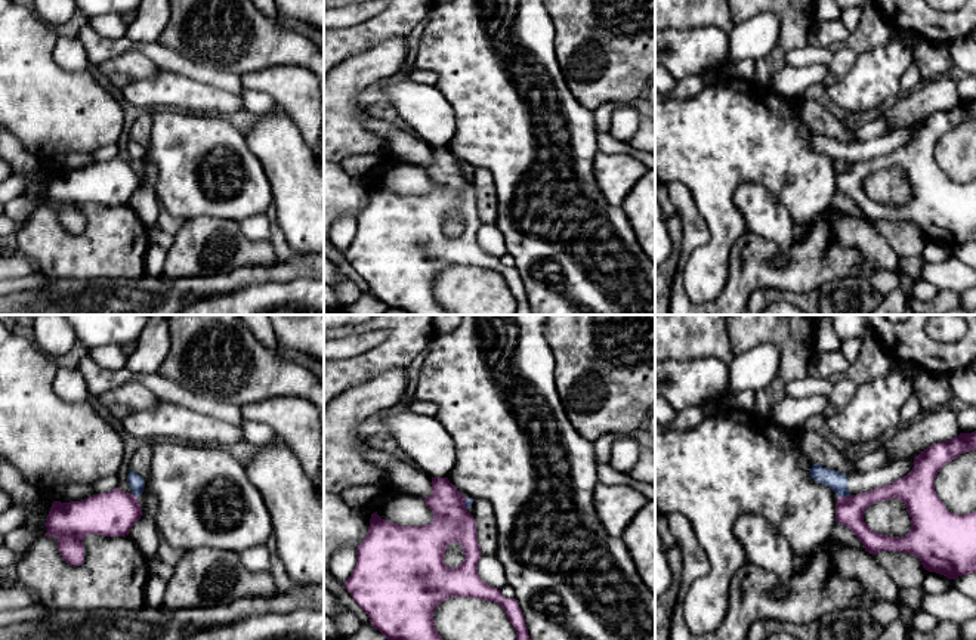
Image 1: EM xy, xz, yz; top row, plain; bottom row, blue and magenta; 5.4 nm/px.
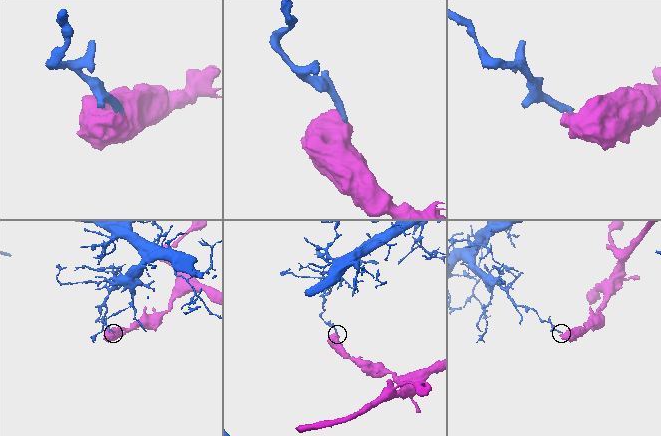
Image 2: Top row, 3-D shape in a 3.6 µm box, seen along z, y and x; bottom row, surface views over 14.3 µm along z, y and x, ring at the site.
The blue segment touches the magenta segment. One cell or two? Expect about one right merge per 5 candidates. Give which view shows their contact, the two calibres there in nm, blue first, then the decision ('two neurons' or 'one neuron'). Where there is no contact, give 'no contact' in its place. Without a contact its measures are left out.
yz | 100/160 nm | two neurons

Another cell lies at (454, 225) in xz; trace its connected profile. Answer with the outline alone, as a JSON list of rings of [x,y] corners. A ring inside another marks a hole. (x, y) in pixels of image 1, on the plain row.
[[[458,211],[447,216],[444,231],[448,236],[458,236],[464,231],[464,222]]]

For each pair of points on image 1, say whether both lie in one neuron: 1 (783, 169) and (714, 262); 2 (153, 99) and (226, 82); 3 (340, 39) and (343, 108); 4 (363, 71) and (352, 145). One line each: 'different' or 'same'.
1: same
2: different
3: different
4: same

